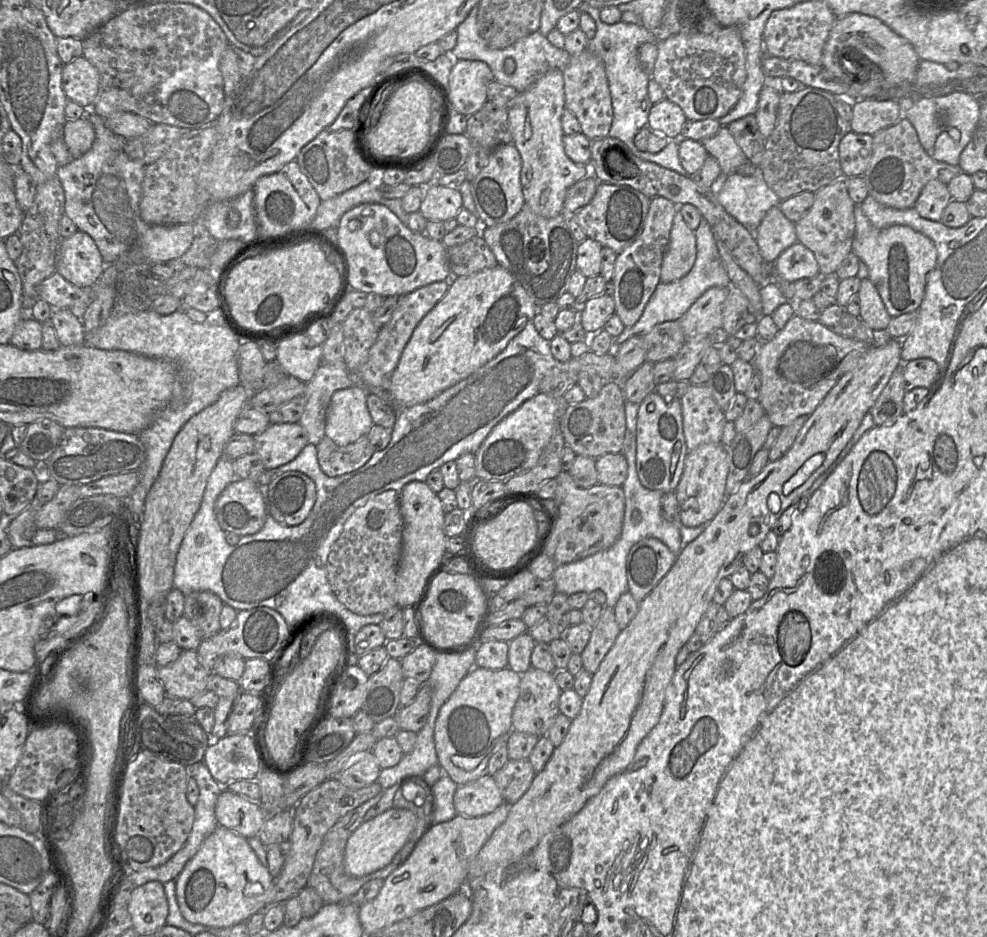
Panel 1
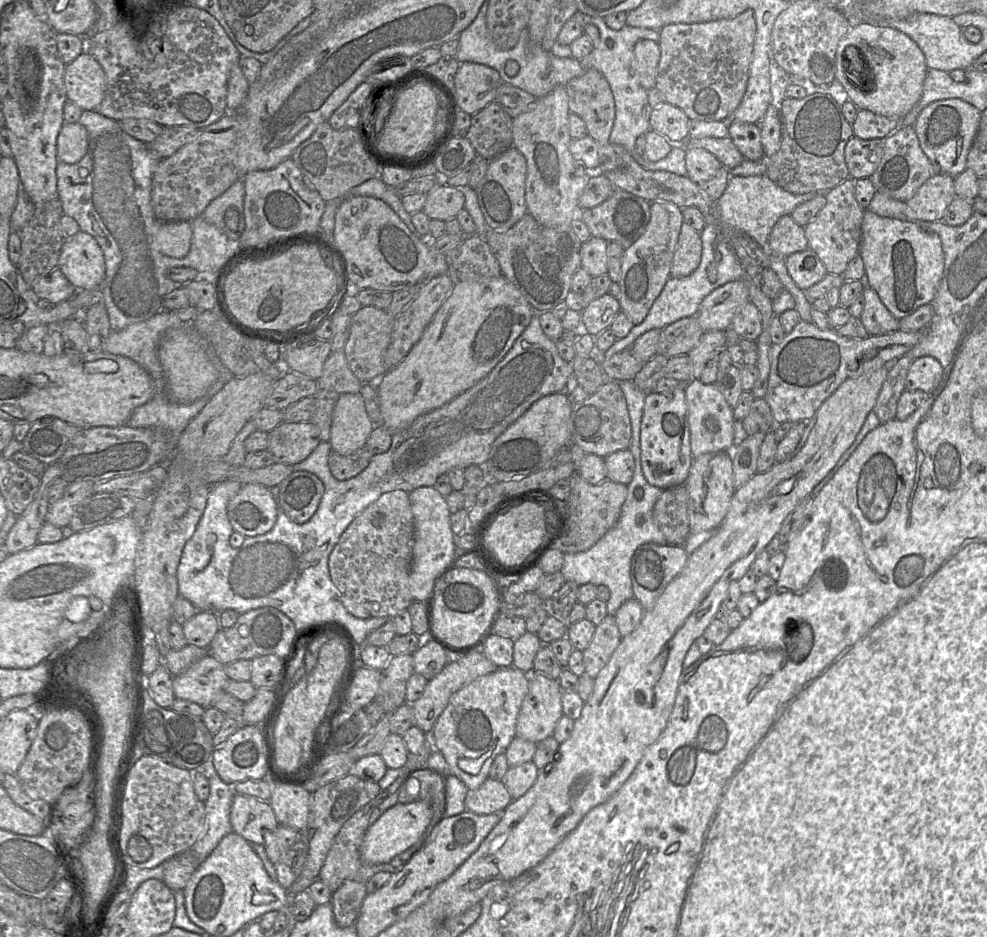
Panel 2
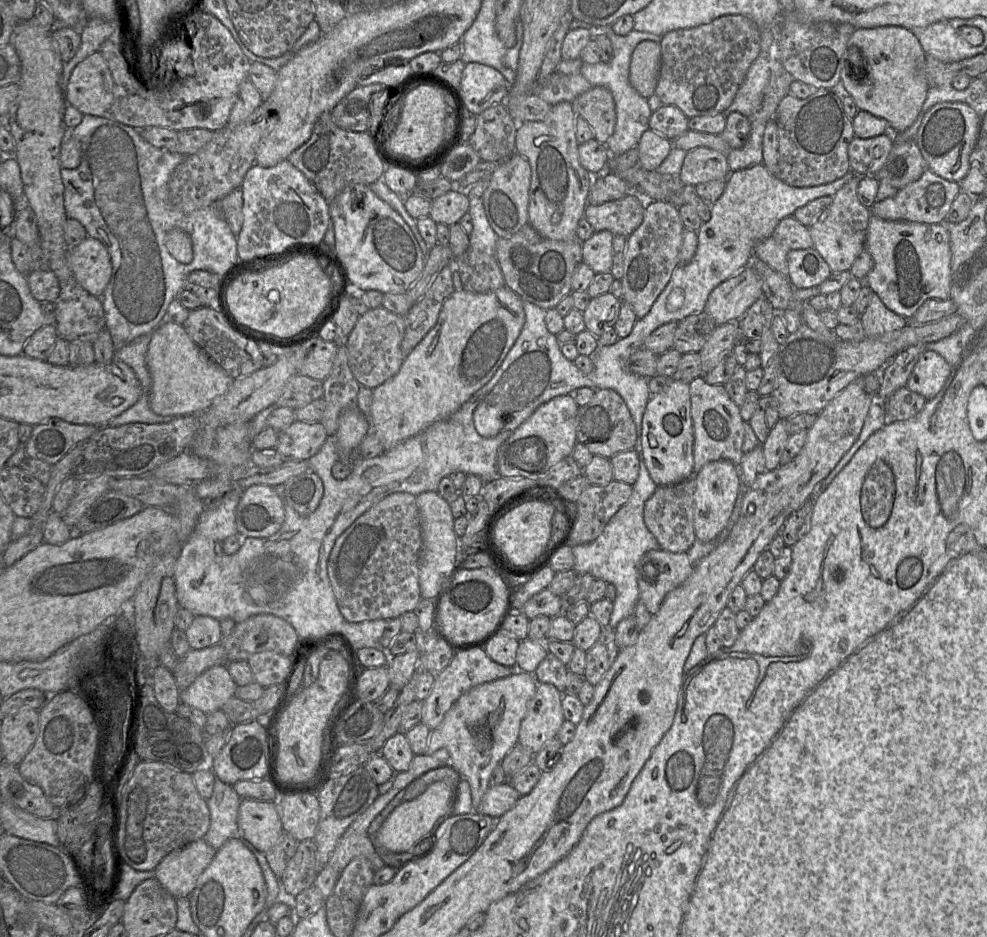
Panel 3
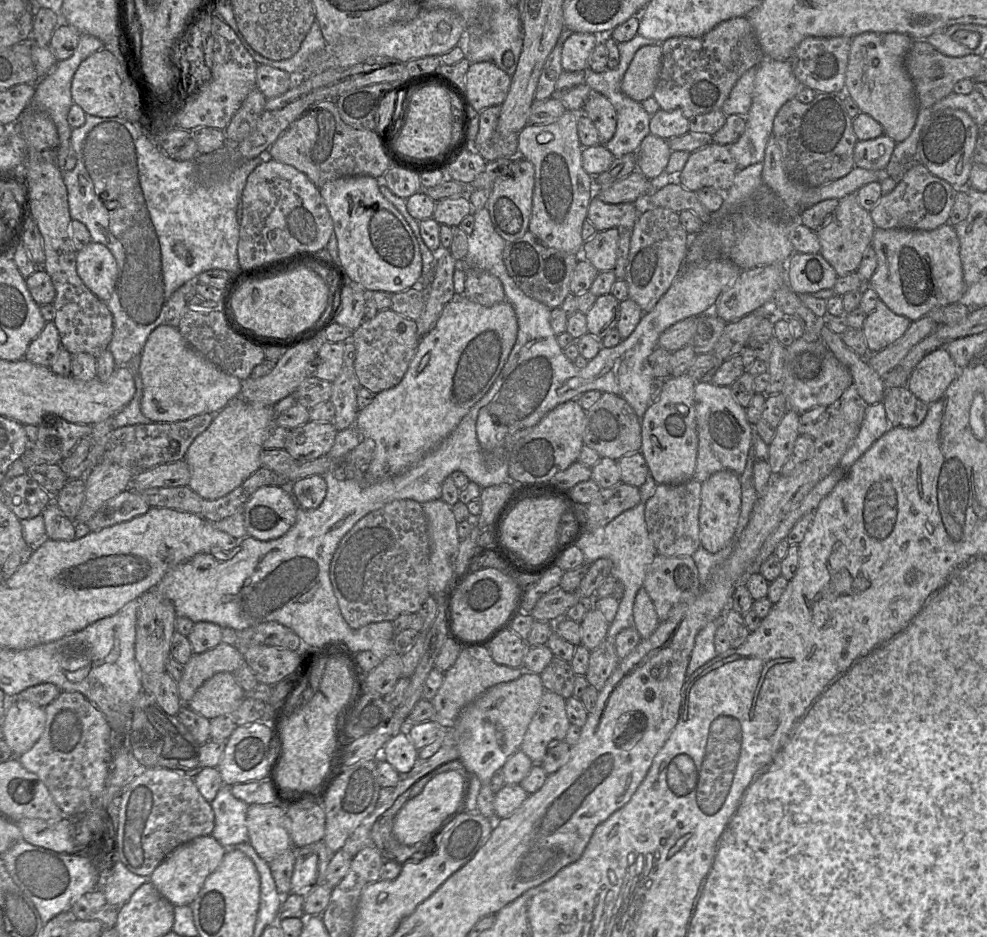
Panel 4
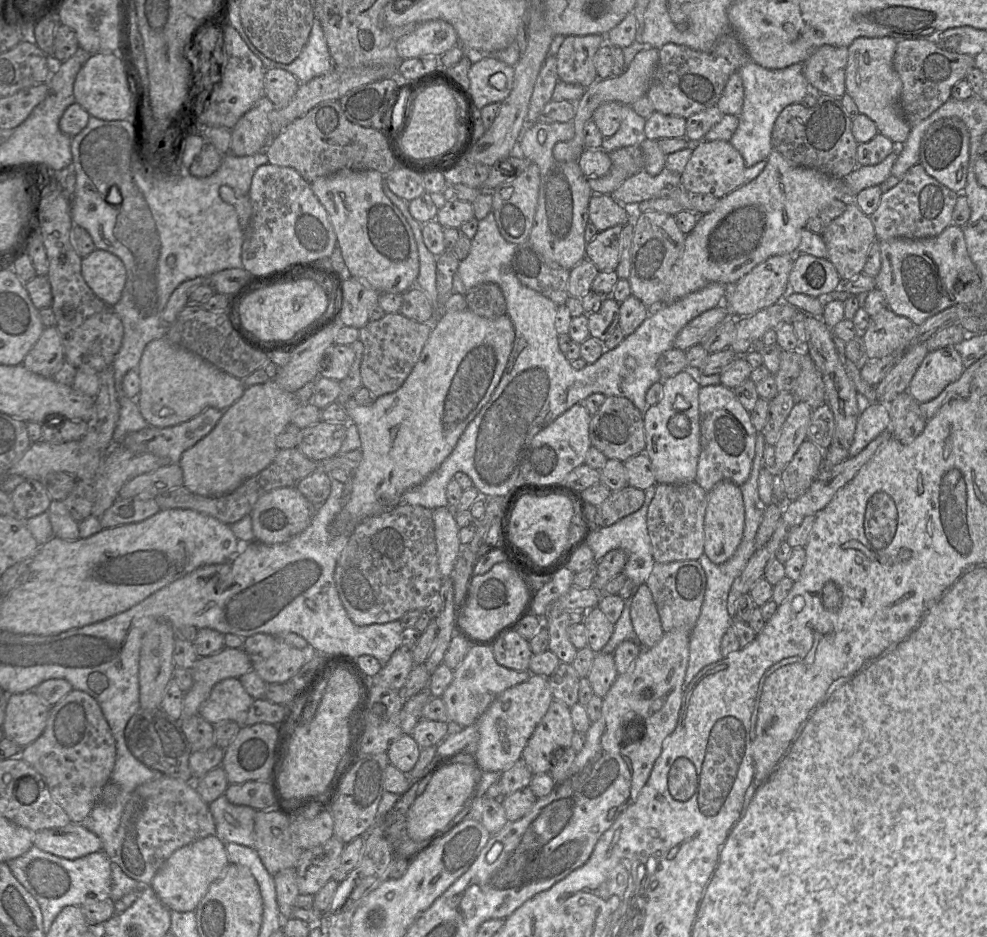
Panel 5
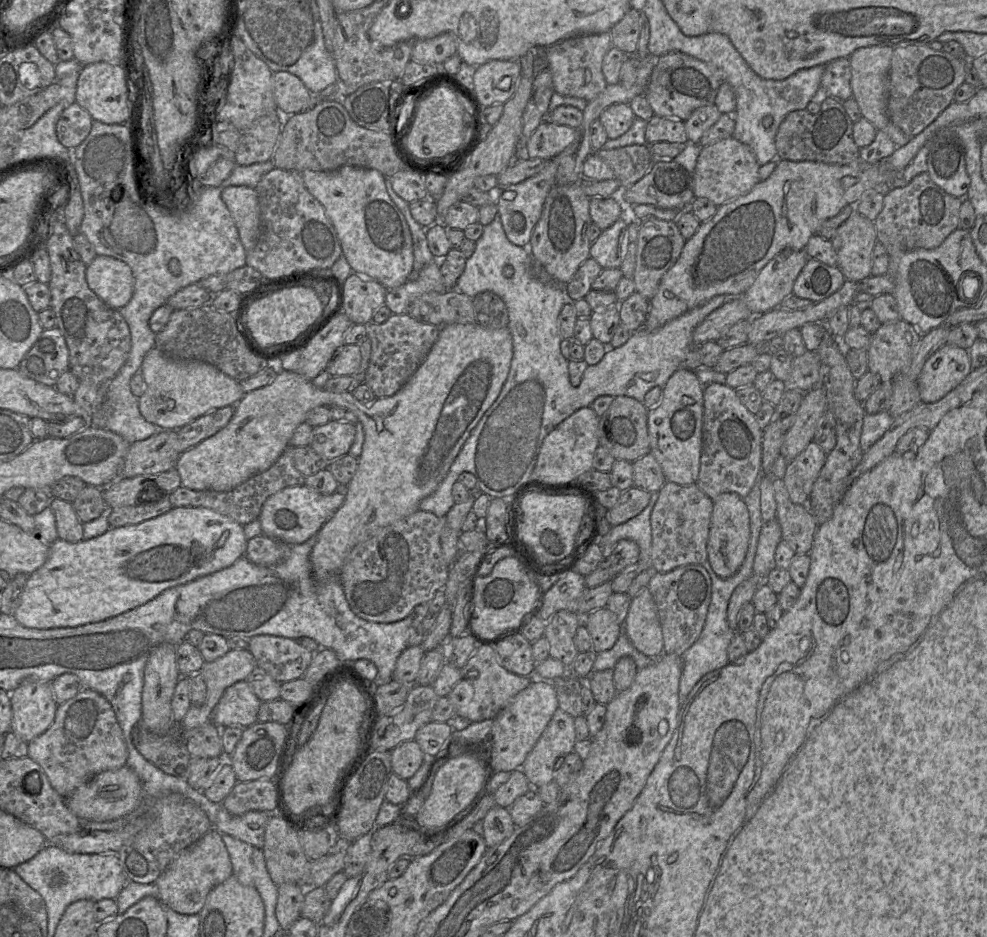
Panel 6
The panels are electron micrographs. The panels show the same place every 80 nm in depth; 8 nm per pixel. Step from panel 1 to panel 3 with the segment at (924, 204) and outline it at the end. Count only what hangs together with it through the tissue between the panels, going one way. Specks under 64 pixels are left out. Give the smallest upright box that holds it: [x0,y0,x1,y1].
[870,169,960,224]

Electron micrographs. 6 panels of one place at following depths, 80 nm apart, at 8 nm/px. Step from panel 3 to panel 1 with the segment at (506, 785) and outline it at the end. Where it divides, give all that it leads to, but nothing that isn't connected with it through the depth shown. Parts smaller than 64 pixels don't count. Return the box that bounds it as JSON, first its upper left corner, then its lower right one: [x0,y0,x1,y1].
[453,773,504,817]

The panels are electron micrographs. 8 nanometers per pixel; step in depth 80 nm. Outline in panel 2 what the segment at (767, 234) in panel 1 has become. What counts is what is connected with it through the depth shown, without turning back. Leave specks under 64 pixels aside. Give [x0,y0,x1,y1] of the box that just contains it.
[766,214,808,254]

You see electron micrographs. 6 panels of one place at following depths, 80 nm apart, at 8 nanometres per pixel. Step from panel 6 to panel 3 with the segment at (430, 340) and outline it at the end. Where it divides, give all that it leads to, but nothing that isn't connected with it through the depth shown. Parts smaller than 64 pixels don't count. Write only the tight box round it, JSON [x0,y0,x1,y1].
[345,306,405,389]

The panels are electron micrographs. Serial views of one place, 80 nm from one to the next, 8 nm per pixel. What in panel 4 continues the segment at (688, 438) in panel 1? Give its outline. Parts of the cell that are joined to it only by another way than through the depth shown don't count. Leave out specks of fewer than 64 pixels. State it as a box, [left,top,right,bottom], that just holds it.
[694,381,752,483]

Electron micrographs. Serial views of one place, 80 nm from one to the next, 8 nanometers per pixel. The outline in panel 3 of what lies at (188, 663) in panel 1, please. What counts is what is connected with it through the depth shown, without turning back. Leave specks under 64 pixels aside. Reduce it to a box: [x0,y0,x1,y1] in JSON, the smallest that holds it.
[180,665,237,715]

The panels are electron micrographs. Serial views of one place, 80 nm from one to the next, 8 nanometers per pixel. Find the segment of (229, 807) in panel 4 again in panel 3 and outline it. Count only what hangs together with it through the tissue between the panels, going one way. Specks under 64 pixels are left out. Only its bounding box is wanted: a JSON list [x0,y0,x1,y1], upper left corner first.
[203,778,242,850]

